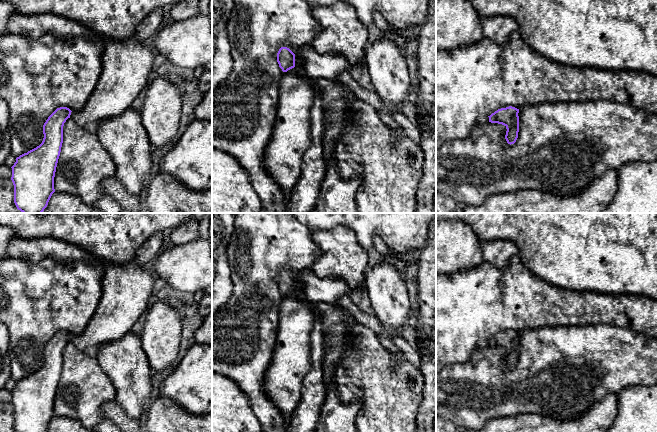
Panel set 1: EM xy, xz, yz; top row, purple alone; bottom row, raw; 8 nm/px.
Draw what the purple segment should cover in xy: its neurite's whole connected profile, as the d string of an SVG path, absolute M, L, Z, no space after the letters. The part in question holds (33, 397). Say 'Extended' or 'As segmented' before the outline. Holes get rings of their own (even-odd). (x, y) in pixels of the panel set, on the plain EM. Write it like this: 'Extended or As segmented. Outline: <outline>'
Extended. Outline: M136 259L124 265L104 262L105 274L102 280L102 296L97 309L84 331L71 335L67 331L57 332L43 349L44 362L36 372L16 382L11 391L11 404L14 409L14 427L17 432L46 432L55 416L54 401L63 367L63 350L68 342L84 351L87 347L99 346L116 341L132 330L149 308L149 298L155 282L155 274L151 268L141 267Z

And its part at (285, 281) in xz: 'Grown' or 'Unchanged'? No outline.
Grown

